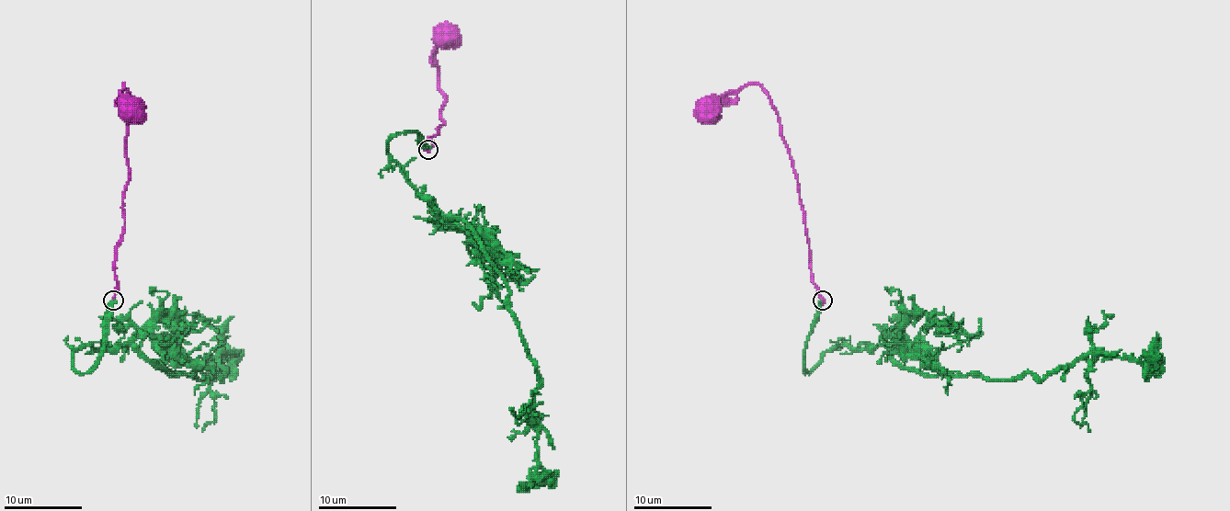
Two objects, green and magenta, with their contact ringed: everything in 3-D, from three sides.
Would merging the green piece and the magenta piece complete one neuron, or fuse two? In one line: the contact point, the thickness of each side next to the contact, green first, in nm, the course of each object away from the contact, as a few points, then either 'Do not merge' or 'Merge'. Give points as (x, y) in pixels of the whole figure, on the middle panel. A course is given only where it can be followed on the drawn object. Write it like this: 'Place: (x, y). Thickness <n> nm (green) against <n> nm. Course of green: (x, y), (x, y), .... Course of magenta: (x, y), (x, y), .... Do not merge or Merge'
Place: (427, 150). Thickness 320 nm (green) against 280 nm. Course of green: (427, 150), (415, 132), (388, 141), (509, 292), (539, 386), (518, 417). Course of magenta: (427, 150), (429, 138), (443, 125), (441, 109), (445, 97), (433, 49), (447, 33). Do not merge

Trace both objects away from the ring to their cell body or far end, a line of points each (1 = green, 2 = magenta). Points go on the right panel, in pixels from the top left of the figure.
1: (823, 300), (807, 373), (846, 346), (887, 346), (918, 373), (1014, 379), (1084, 357), (1075, 420), (1090, 432)
2: (823, 300), (811, 274), (797, 176), (769, 96), (758, 84), (745, 84), (713, 113), (705, 111)

